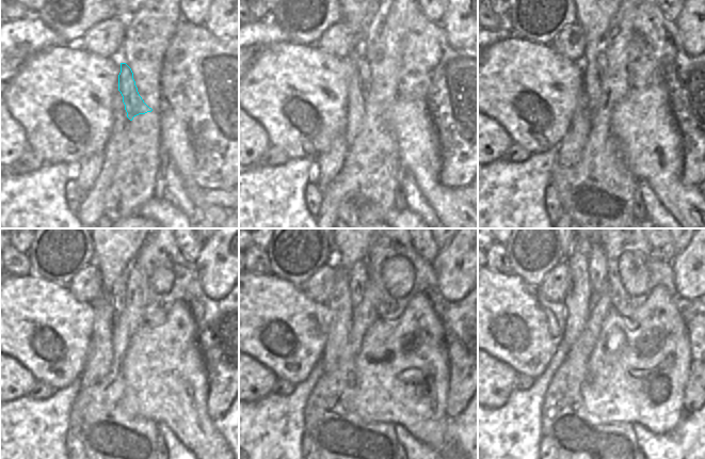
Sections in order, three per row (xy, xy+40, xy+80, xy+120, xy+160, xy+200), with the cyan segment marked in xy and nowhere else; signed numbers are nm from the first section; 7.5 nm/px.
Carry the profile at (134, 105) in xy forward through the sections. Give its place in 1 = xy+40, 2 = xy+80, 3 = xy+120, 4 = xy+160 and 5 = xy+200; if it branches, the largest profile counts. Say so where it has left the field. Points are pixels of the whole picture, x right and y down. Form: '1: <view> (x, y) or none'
1: xy+40 (362, 63)
2: xy+80 (602, 63)
3: xy+120 (118, 291)
4: xy+160 (358, 279)
5: xy+200 (597, 263)

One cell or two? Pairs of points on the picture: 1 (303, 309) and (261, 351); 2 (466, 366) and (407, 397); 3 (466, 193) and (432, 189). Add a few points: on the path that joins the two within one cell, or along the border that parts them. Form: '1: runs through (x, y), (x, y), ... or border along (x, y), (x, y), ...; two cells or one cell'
1: runs through (285, 316), (262, 317), (256, 328), (257, 333); one cell
2: border along (446, 351), (448, 354), (447, 400); two cells
3: border along (454, 189), (466, 202); two cells

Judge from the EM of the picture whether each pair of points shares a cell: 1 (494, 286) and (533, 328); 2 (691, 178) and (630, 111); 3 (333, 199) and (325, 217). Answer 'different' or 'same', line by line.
1: same
2: different
3: same

